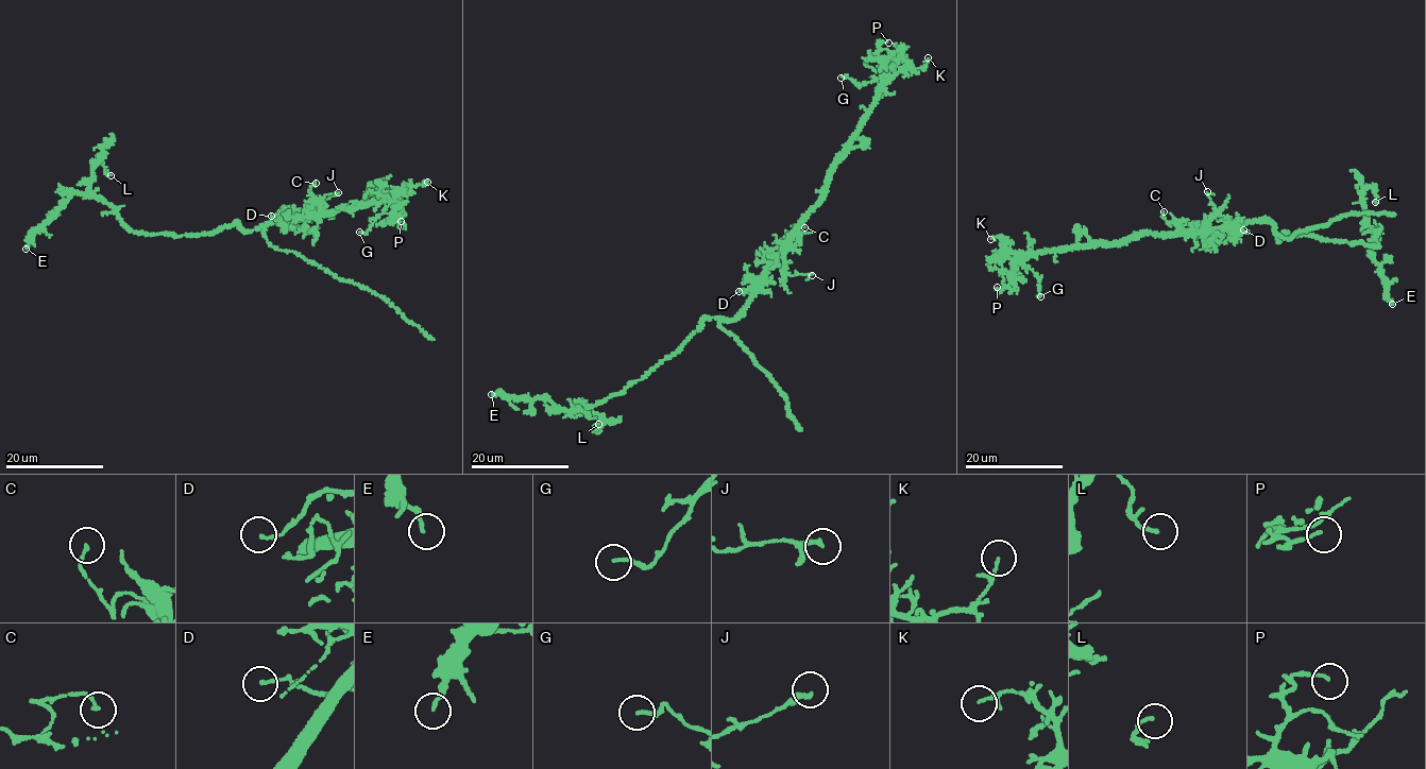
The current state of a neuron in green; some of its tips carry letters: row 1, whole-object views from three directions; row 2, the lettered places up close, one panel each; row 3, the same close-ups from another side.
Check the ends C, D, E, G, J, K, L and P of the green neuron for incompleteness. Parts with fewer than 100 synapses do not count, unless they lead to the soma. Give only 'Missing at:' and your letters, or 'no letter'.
Missing at: no letter

